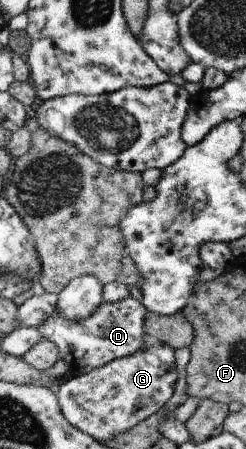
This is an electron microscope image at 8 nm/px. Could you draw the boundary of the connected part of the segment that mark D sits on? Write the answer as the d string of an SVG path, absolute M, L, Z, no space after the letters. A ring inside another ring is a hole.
M129 297L120 302L102 302L92 312L92 316L84 320L70 320L64 314L60 314L60 310L56 310L37 330L42 339L56 344L60 358L68 364L69 374L76 377L89 374L108 362L130 357L138 350L144 350L150 339L144 330L147 314L148 310L142 302Z

